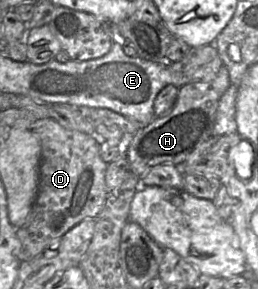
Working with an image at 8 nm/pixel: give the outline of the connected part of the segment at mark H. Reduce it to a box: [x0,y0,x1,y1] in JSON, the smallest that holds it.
[124,65,230,179]

